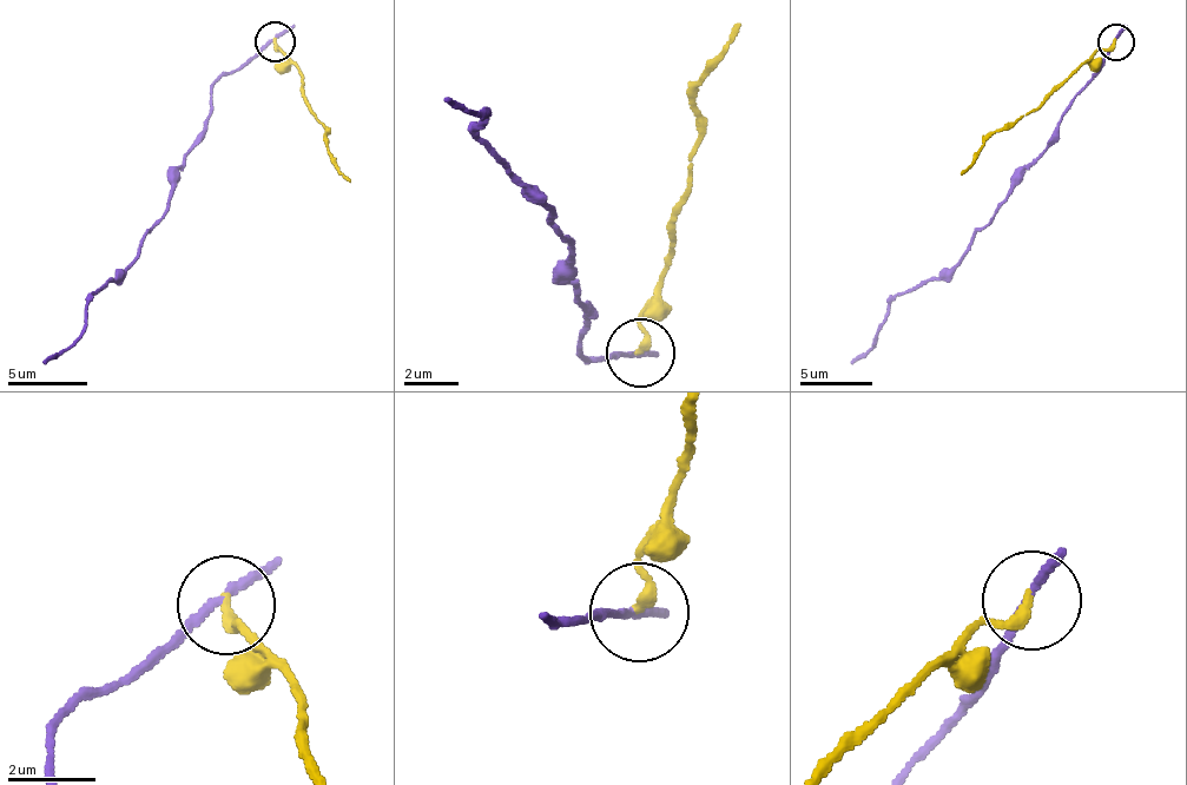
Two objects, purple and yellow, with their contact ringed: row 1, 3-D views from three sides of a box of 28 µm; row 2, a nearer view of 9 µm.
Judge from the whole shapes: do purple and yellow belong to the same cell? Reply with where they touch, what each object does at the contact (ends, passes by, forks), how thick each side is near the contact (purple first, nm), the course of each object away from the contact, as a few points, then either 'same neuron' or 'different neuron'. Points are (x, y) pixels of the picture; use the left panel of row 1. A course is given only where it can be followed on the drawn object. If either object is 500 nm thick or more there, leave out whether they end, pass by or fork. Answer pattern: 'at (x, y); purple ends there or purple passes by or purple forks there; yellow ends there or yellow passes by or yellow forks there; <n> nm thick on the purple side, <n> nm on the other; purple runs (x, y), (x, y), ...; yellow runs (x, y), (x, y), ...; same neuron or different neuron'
at (275, 41); purple passes by; yellow ends there; 160 nm thick on the purple side, 280 nm on the other; purple runs (274, 40), (215, 86), (205, 132), (184, 159), (164, 211), (129, 264), (91, 296), (85, 327), (43, 364); yellow runs (274, 40), (305, 77), (302, 88), (311, 111), (331, 129), (328, 147), (349, 182); different neuron

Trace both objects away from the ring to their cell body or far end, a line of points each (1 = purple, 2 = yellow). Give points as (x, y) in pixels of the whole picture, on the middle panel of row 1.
1: (638, 355), (585, 354), (585, 316), (594, 314), (580, 303), (568, 242), (480, 138), (487, 114), (449, 100)
2: (638, 355), (644, 305), (676, 249), (668, 226), (704, 120), (699, 84), (738, 26)

